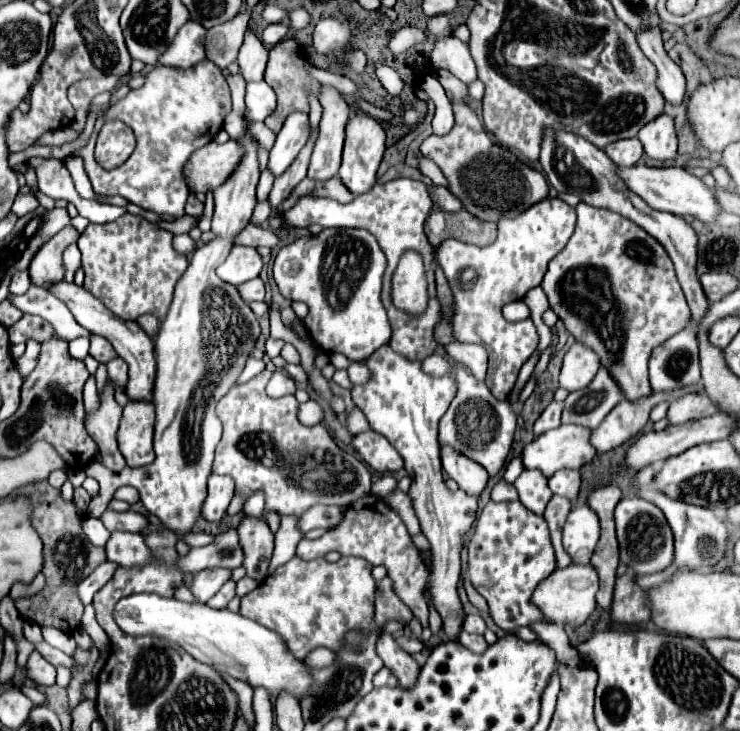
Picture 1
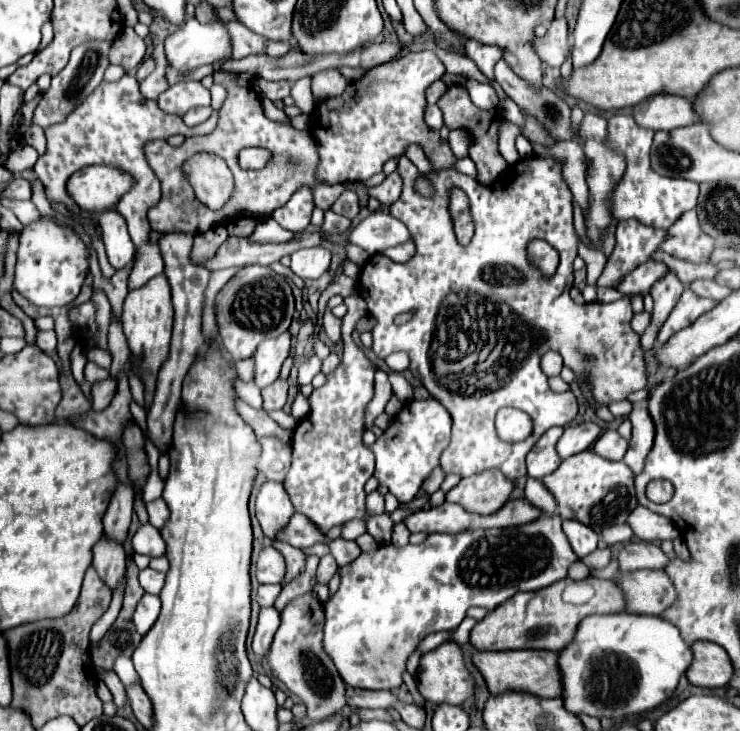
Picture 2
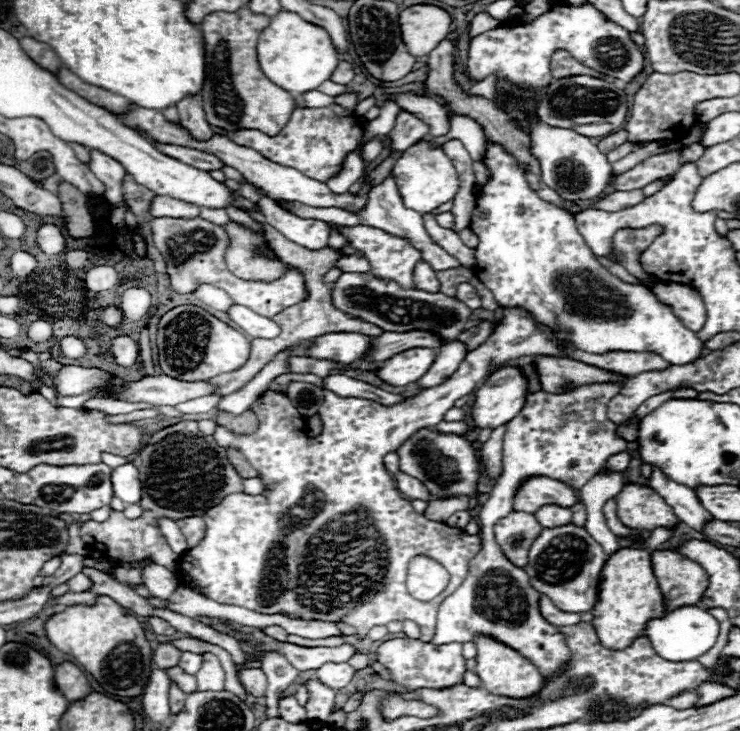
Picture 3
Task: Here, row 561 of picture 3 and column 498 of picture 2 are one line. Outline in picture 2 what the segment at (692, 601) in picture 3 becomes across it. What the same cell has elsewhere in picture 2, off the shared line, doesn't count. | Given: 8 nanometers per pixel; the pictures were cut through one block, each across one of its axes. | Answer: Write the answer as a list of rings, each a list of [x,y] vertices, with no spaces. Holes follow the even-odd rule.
[[[508,650],[508,652],[478,652],[474,664],[486,678],[490,692],[524,690],[540,698],[560,698],[564,694],[562,672],[558,666],[558,652],[550,650]]]

